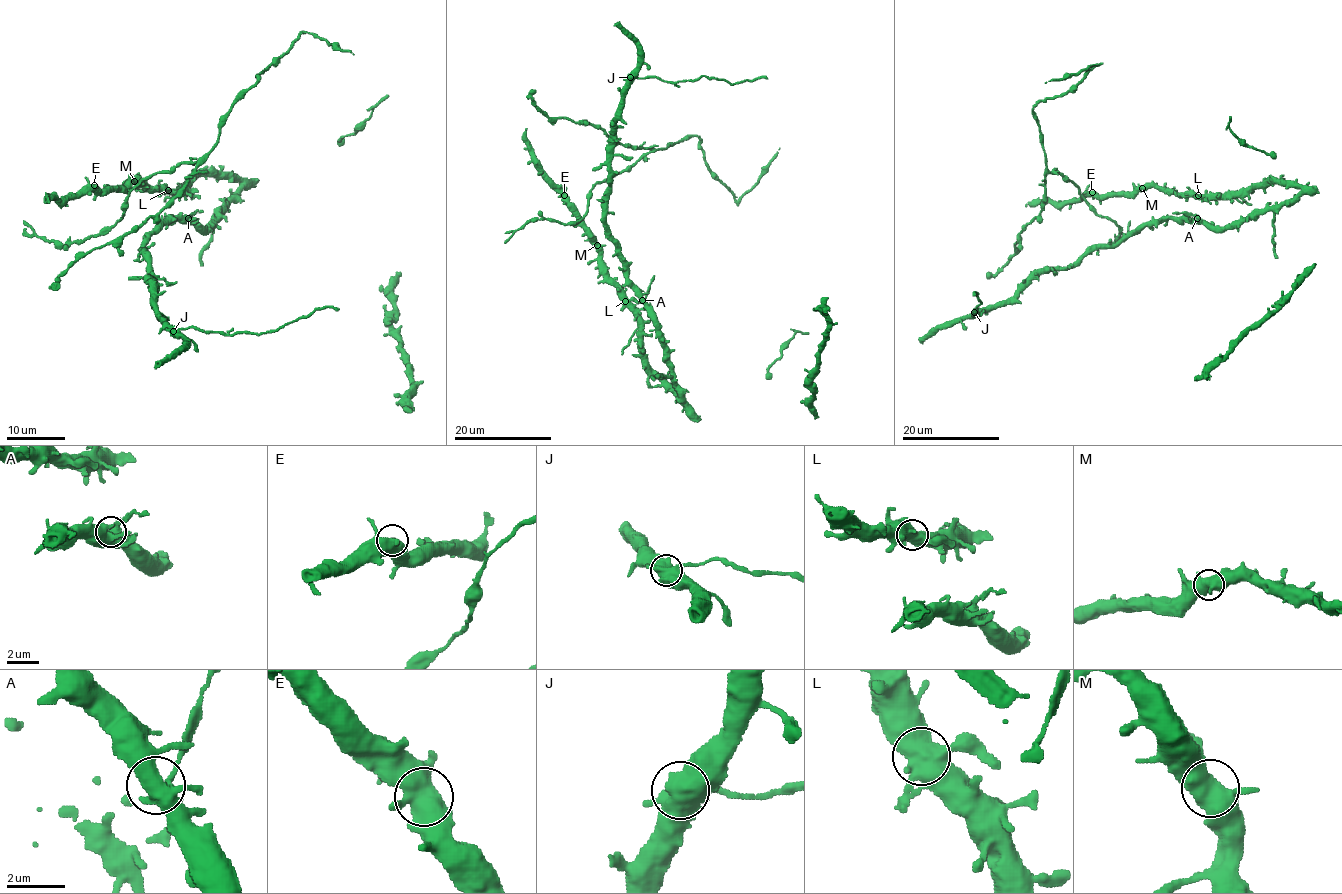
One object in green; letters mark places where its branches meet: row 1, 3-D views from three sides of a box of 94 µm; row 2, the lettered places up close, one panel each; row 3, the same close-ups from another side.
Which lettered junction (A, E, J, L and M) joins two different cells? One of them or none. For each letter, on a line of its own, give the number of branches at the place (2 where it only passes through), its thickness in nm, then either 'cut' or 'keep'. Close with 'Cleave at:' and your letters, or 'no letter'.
A: 4 branches meet; 440 nm thick; keep
E: 4 branches meet; 500 nm thick; keep
J: 4 branches meet; 600 nm thick; cut
L: 4 branches meet; 550 nm thick; keep
M: 4 branches meet; 500 nm thick; keep
Cleave at: J

